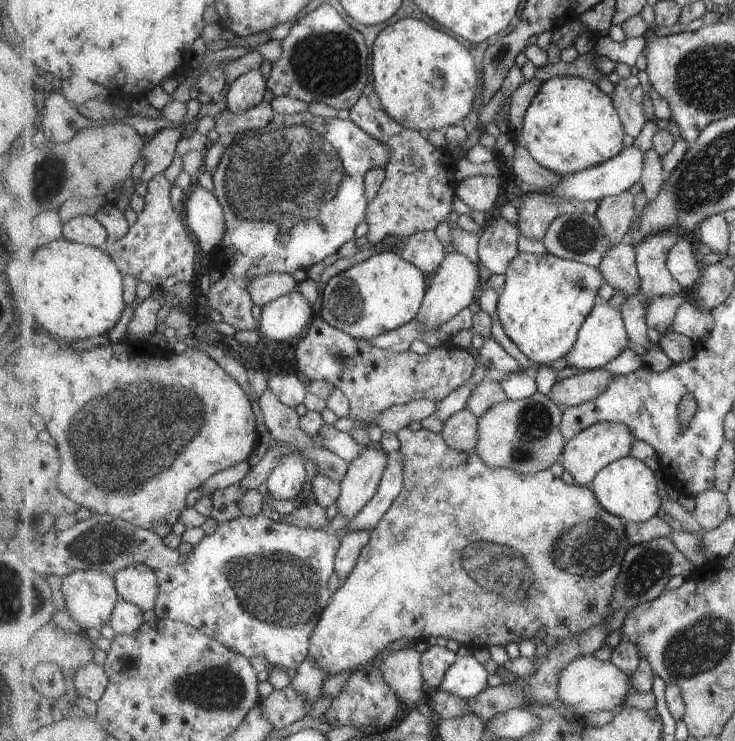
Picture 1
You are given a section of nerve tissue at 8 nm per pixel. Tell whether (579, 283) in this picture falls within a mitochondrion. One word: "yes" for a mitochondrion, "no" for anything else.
yes

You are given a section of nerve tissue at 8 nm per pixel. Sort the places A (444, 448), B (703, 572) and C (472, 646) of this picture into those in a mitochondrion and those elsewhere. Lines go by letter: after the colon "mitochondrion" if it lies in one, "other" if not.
A: other
B: other
C: other

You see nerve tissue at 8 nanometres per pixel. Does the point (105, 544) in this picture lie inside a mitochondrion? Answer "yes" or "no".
yes

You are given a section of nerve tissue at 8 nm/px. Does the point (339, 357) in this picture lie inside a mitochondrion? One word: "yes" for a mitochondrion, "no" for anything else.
yes

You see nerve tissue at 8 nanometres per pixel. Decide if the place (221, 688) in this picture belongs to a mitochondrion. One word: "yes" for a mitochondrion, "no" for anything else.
yes

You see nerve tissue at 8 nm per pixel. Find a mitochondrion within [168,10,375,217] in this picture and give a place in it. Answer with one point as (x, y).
(325, 64)

